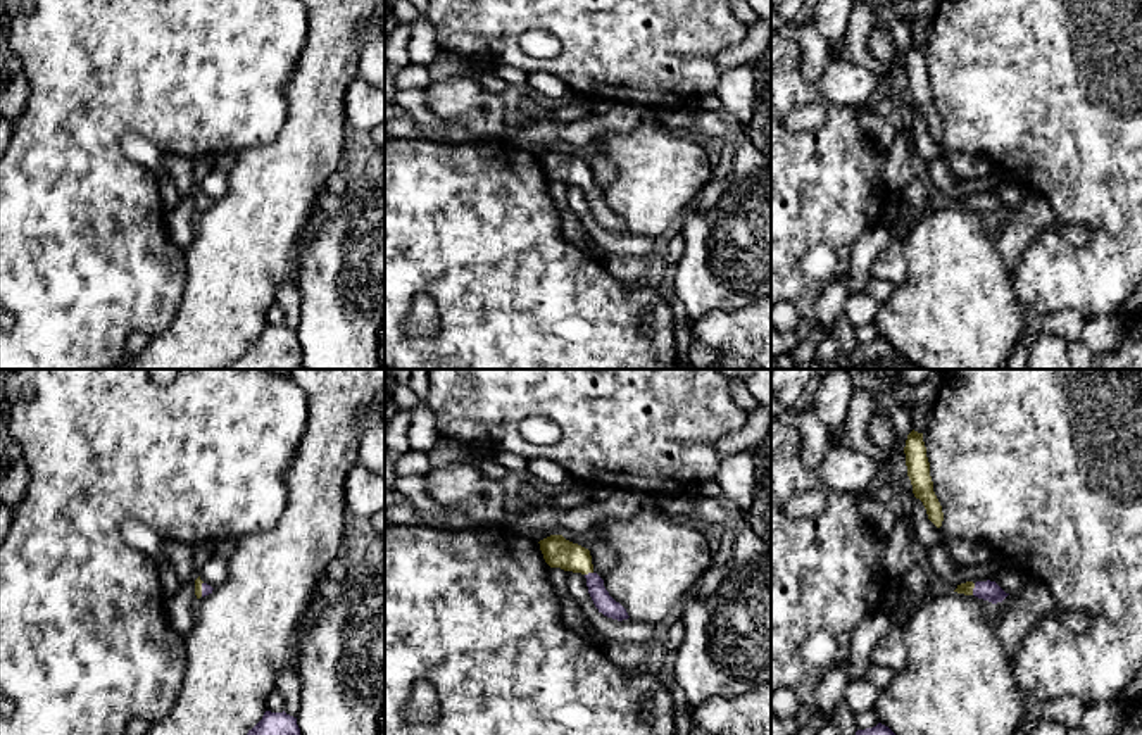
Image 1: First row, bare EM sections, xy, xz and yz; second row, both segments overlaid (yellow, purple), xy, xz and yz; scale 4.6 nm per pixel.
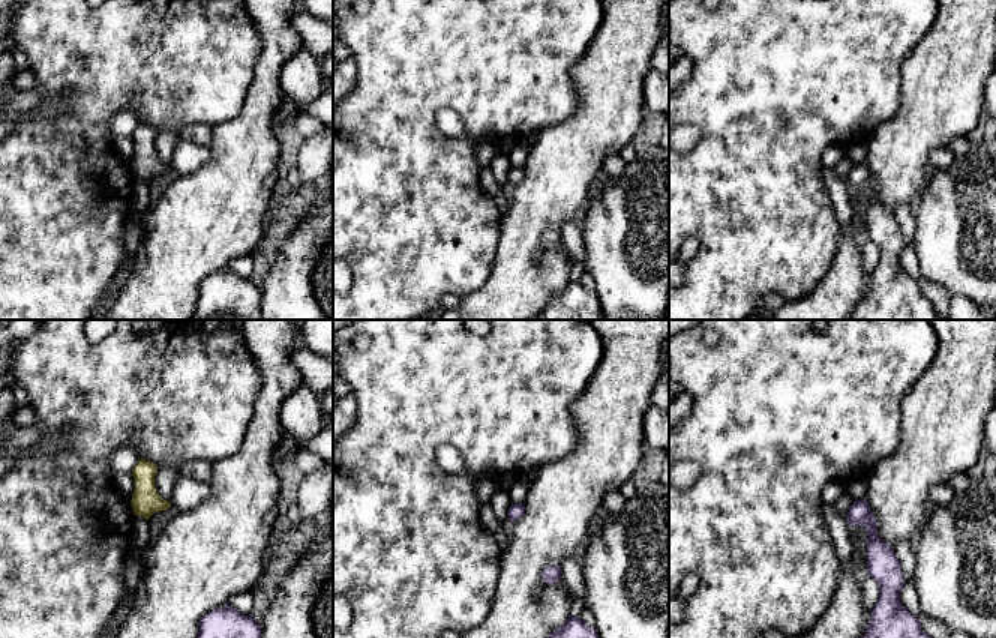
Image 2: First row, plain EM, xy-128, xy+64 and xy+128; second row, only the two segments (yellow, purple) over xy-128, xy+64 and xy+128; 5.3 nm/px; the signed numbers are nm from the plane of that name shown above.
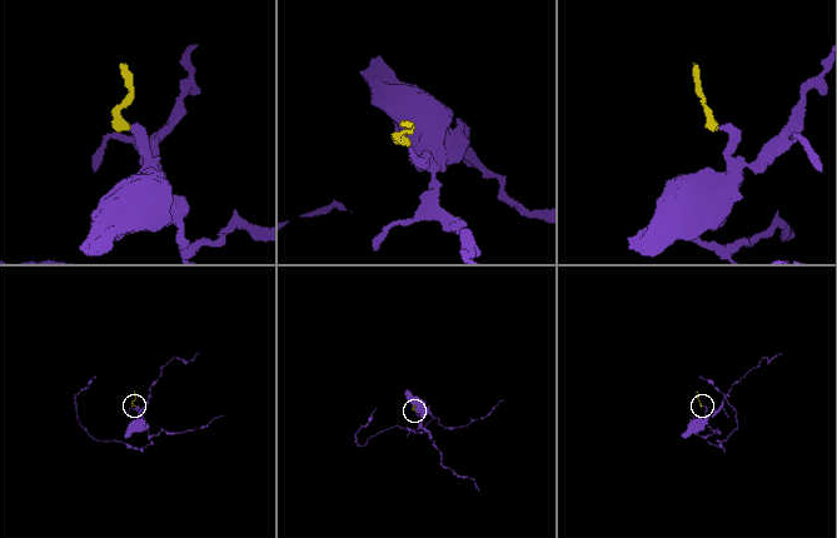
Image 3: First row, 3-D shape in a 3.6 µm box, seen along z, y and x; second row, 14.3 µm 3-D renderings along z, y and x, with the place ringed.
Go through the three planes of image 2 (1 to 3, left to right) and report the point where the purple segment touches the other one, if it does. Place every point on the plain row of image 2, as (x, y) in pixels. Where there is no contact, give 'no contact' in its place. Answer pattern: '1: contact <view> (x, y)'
1: no contact
2: no contact
3: no contact

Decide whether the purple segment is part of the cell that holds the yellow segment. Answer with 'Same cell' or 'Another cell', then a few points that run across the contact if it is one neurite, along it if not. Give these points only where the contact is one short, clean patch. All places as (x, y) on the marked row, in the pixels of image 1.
Same cell. Line: yz (966, 589), (973, 587), (989, 590)

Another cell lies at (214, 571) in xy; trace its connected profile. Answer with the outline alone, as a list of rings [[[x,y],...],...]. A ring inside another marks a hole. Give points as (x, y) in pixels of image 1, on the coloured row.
[[[214,552],[200,568],[200,580],[212,588],[223,585],[228,580],[228,559],[223,554]]]

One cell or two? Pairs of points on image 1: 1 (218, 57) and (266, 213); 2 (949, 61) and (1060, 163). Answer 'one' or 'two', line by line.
1: two
2: one

